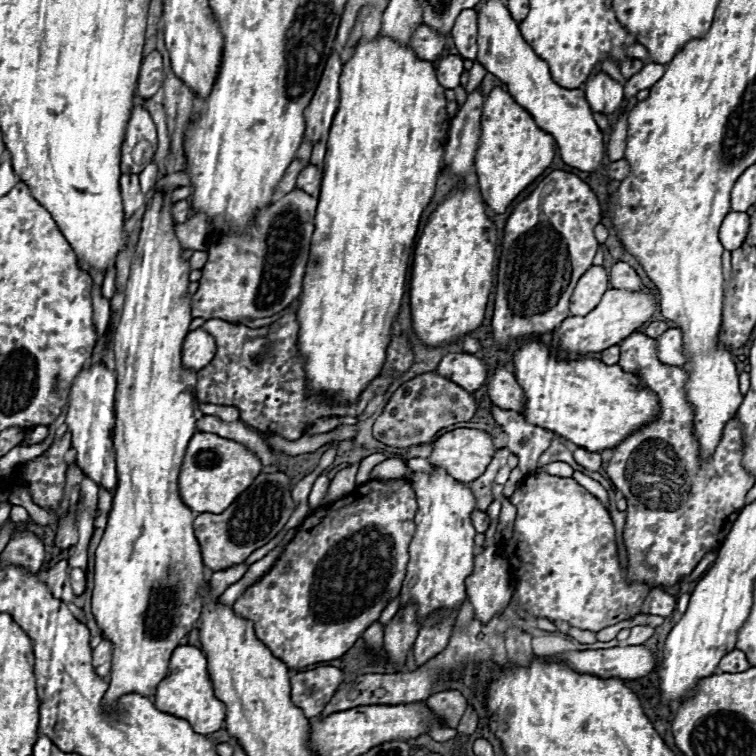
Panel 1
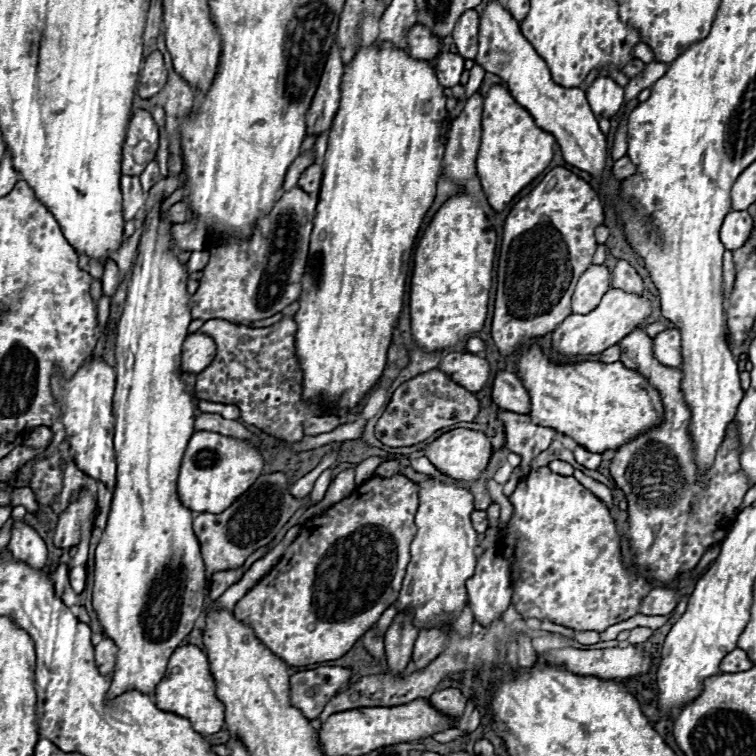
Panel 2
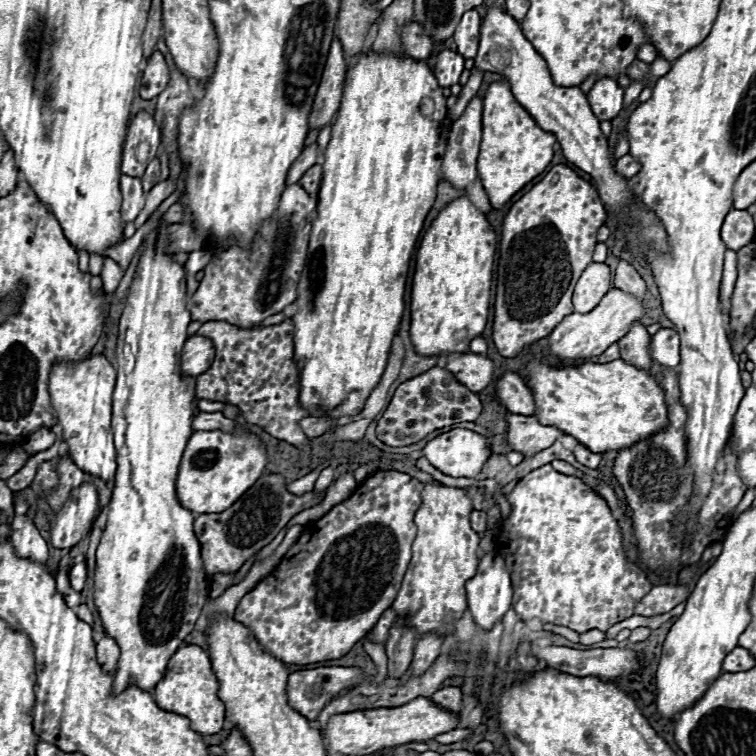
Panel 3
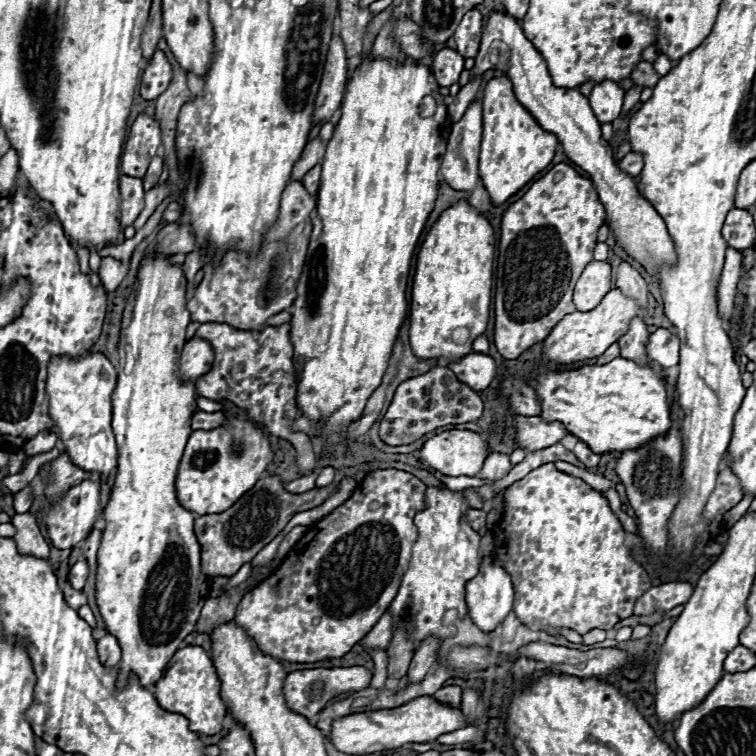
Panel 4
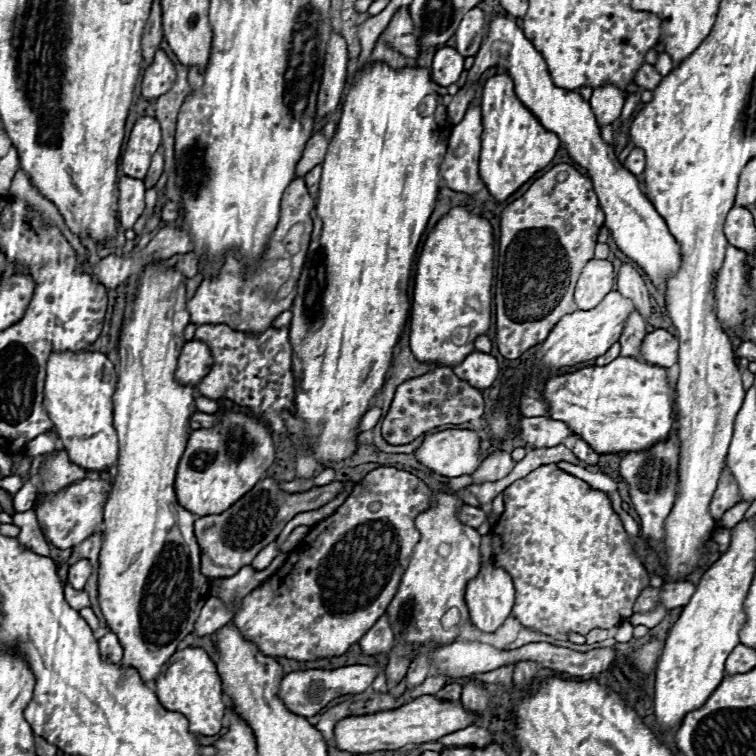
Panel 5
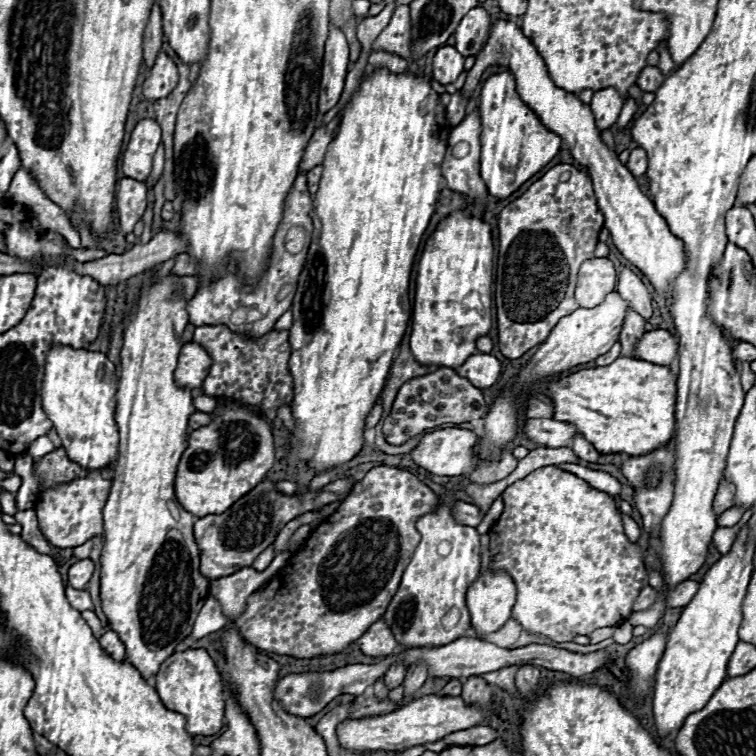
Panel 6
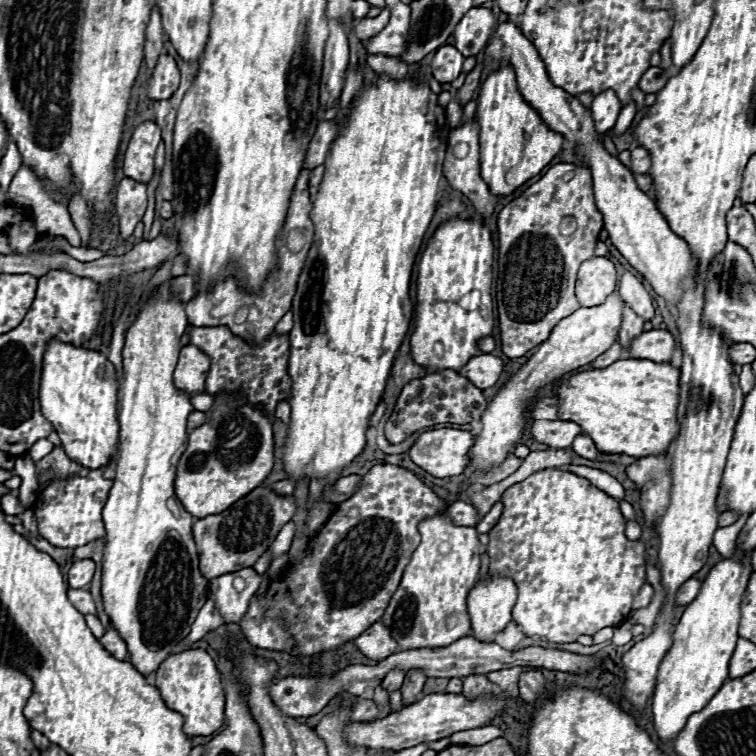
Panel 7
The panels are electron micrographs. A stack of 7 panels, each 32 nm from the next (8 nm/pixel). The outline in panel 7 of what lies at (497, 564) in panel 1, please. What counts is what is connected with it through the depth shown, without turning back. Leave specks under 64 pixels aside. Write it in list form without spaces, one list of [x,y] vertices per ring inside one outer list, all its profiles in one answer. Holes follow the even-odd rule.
[[[486,578],[482,582],[478,582],[468,596],[468,614],[472,620],[472,630],[474,630],[474,638],[480,642],[494,642],[494,636],[498,632],[502,632],[512,616],[512,606],[516,604],[516,586],[510,578]]]

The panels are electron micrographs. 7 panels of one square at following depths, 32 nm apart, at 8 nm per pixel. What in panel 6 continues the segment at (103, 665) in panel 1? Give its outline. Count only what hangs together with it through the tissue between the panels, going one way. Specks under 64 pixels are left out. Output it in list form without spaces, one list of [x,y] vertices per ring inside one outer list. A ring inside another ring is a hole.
[[[108,630],[108,632],[100,638],[100,646],[102,646],[102,650],[104,650],[106,654],[110,654],[110,656],[112,656],[114,660],[118,660],[118,662],[122,662],[124,656],[126,656],[126,648],[124,648],[122,640],[120,640],[118,634],[112,632],[112,630]]]

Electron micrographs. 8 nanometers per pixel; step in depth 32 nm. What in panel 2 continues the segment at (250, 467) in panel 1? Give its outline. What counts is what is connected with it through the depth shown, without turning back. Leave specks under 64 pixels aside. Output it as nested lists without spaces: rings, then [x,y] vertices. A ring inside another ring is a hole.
[[[194,432],[188,442],[188,448],[182,458],[180,476],[178,476],[178,496],[180,502],[192,512],[220,514],[224,512],[256,478],[262,474],[264,456],[248,440],[222,436],[218,432]]]

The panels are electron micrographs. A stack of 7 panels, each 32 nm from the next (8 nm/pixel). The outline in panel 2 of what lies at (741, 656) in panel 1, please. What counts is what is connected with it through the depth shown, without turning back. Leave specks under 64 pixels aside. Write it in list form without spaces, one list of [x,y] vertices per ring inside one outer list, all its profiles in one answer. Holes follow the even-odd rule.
[[[740,648],[732,650],[726,654],[726,658],[720,664],[720,672],[744,672],[750,670],[754,666],[754,662],[748,658],[748,654]]]

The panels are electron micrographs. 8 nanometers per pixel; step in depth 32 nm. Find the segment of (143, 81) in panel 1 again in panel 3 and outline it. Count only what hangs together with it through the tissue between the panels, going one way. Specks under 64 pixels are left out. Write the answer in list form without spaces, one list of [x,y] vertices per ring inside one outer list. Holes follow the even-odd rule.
[[[154,52],[150,58],[148,58],[148,64],[142,72],[142,80],[140,80],[140,96],[144,100],[152,100],[156,98],[166,86],[168,86],[168,80],[170,80],[170,70],[168,70],[168,64],[162,56],[162,52]]]

